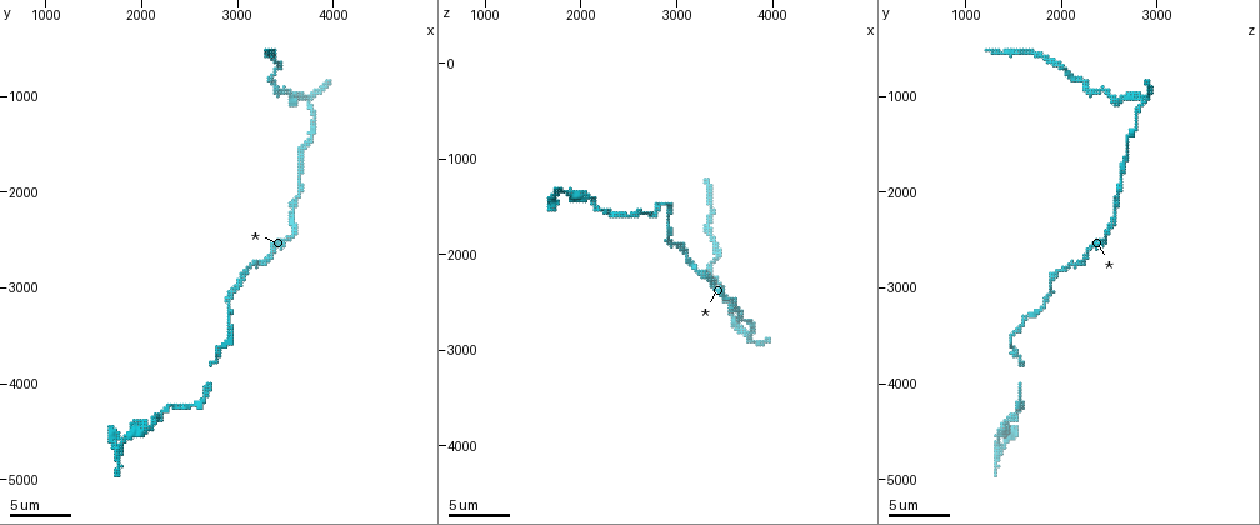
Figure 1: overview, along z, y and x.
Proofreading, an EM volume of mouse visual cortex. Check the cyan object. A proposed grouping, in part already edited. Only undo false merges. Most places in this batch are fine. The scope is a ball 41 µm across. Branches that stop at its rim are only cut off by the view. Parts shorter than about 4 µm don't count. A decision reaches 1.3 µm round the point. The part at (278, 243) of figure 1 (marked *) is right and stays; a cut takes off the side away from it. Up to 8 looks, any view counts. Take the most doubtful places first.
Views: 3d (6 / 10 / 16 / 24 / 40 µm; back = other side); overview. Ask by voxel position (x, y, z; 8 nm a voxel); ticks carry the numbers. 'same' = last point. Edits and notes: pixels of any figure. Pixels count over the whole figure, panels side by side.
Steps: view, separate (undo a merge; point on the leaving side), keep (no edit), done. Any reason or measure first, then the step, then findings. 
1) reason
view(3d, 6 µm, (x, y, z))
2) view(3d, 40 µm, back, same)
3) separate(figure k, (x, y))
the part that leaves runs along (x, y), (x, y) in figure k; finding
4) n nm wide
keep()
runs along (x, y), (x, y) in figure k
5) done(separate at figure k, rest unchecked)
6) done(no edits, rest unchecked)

thick turns thin
view(3d, 16 µm, (3580, 2420, 2500))

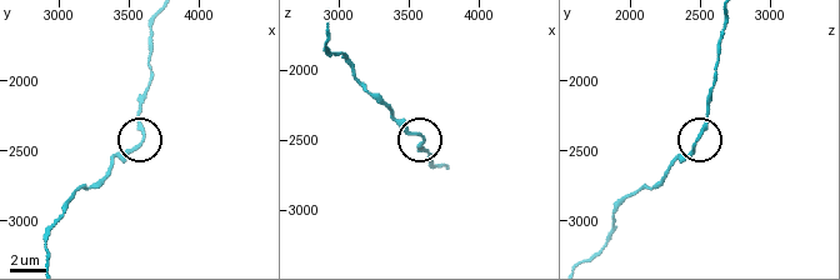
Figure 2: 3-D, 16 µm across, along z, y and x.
keep()
runs along (681, 155), (701, 133), (711, 99) in figure 2; one neuron here

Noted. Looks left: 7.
a narrow waist
view(3d, 6 µm, (3000, 3000, 1880))

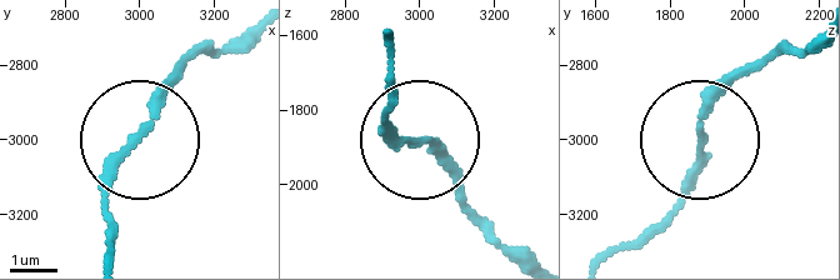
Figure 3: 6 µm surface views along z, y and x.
view(3d, 6 µm, back, (2990, 3000, 1890))

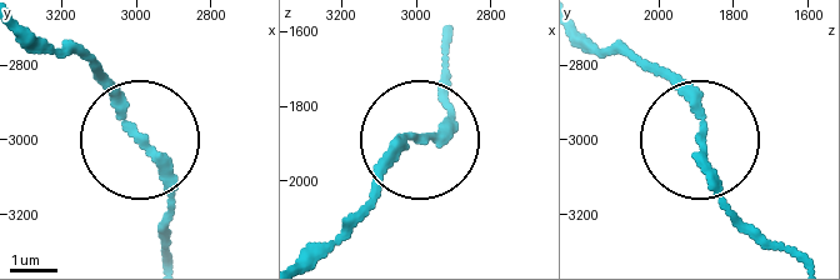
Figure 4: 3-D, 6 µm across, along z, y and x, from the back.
180 nm wide
keep()
one neuron here

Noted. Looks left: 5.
arms run side by side
view(3d, 10 µm, (2940, 3460, 1500))

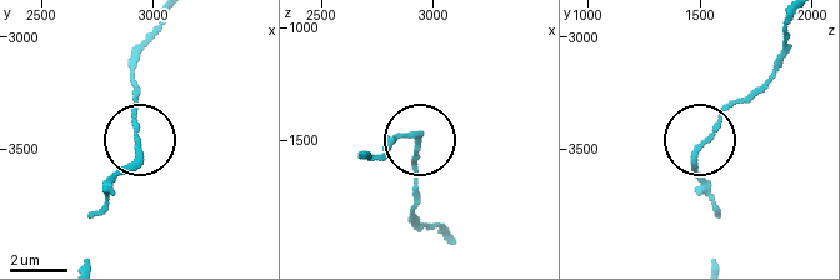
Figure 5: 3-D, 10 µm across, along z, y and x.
140 nm wide
keep()
runs along (789, 25), (765, 83), (698, 146), (695, 188) in figure 5; one neuron here

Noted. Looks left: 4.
calibre changes
view(3d, 10 µm, (2160, 4380, 1460))

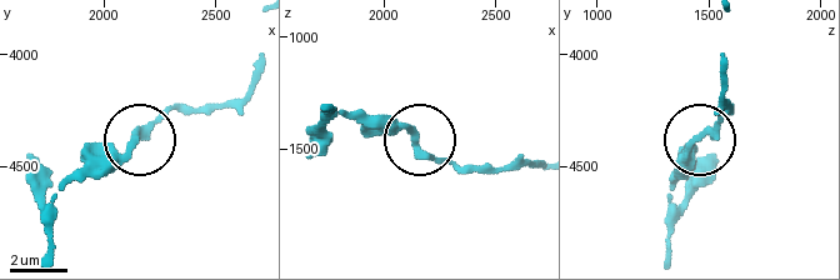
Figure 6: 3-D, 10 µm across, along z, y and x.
250 nm wide
keep()
runs along (258, 76), (230, 100), (173, 108), (89, 175) in figure 6; continuous, no second neuron

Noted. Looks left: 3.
done(no edits, rest unchecked)

